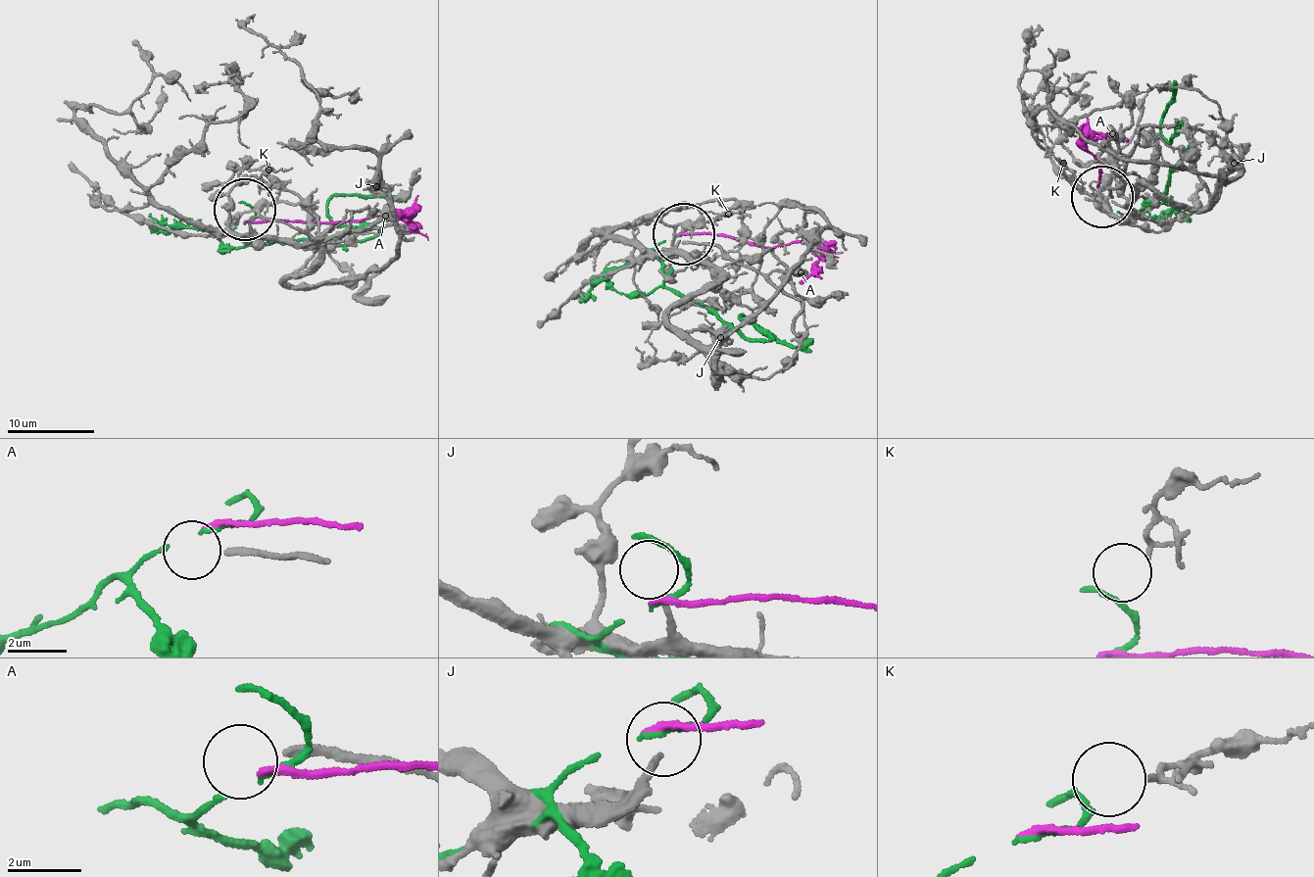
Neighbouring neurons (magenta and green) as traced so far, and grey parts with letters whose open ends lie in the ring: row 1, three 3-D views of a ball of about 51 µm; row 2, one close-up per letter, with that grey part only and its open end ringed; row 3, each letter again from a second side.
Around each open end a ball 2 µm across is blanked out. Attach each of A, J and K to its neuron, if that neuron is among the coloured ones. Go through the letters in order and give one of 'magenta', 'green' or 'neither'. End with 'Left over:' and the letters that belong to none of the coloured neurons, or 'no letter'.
A: magenta
J: neither
K: neither
Left over: J, K

